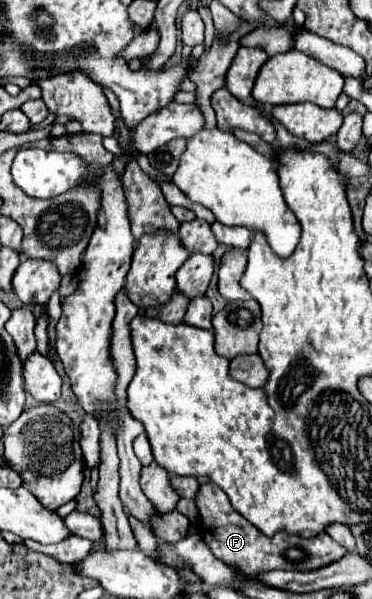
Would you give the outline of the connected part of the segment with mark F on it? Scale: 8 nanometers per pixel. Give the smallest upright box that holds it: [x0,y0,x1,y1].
[195,485,347,575]

